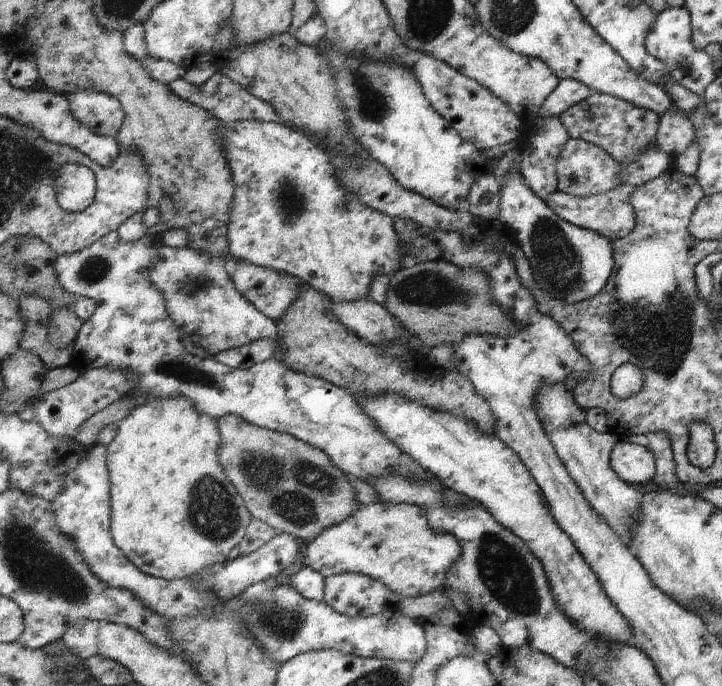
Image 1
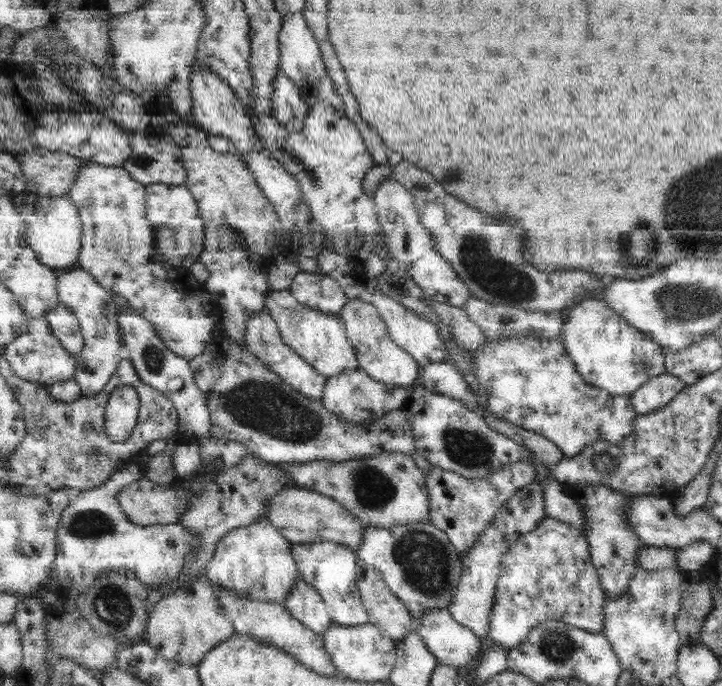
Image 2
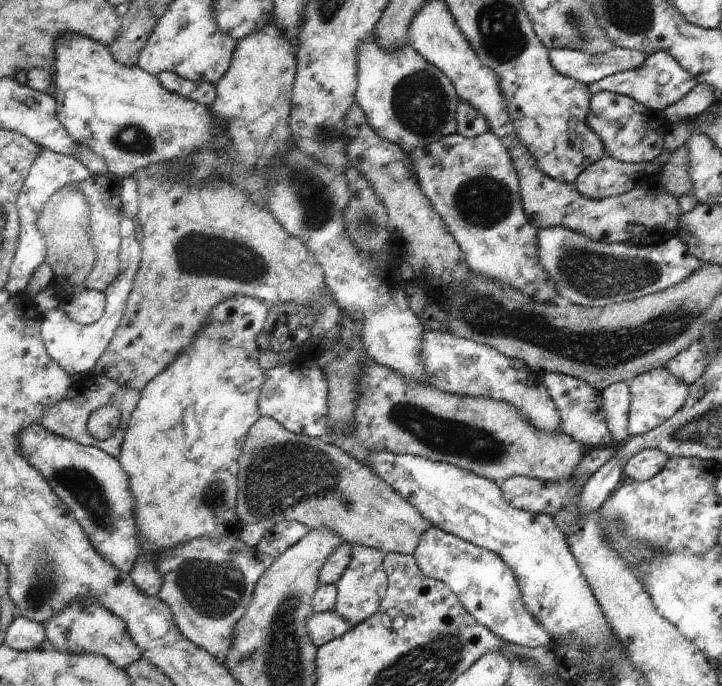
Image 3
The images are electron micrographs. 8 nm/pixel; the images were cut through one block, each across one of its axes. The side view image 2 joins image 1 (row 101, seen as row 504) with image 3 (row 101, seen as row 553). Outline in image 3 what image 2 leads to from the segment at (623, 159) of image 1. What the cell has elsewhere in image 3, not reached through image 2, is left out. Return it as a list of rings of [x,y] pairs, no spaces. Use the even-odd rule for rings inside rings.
[[[609,91],[590,95],[585,124],[599,137],[607,157],[624,163],[648,163],[664,150],[665,120],[656,107],[645,108],[627,95]]]

